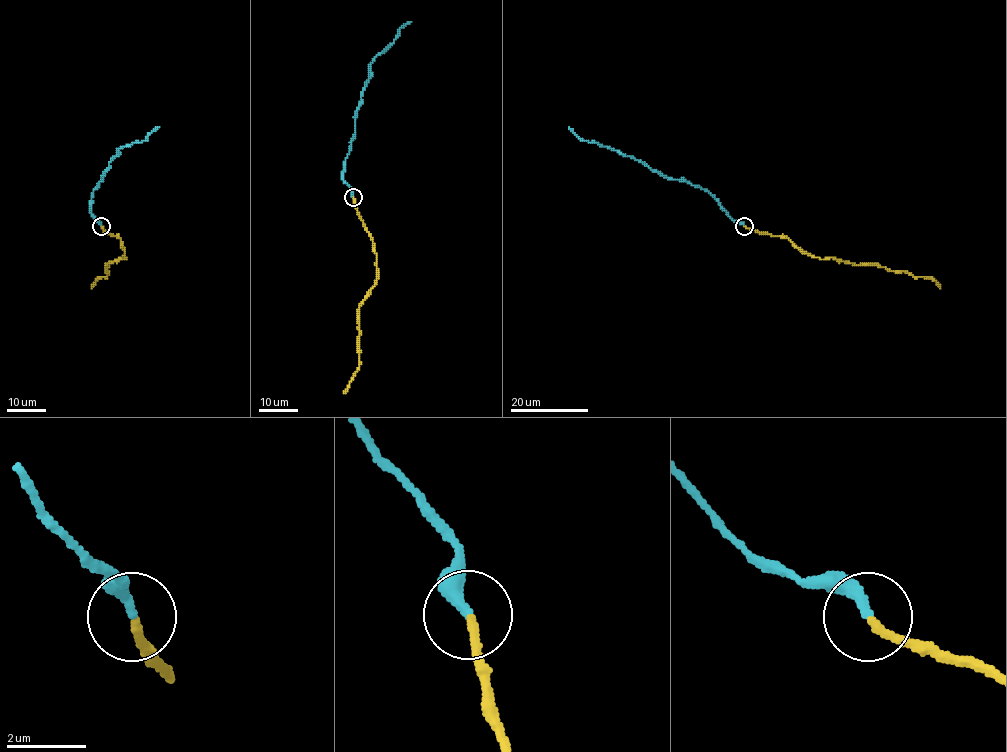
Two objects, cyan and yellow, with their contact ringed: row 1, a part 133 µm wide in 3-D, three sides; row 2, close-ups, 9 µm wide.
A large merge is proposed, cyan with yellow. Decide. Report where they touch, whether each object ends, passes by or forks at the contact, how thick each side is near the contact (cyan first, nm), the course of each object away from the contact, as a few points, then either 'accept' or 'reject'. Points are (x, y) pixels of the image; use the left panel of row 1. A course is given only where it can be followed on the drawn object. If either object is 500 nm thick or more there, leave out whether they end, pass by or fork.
(101, 226) | cyan ends | yellow ends | 280/220 nm | cyan via (101, 225), (91, 212), (92, 192), (102, 180), (109, 162), (120, 148), (143, 141), (160, 127) | yellow via (101, 225), (106, 232), (120, 238), (125, 258), (106, 264), (107, 274), (98, 278), (91, 289) | accept

